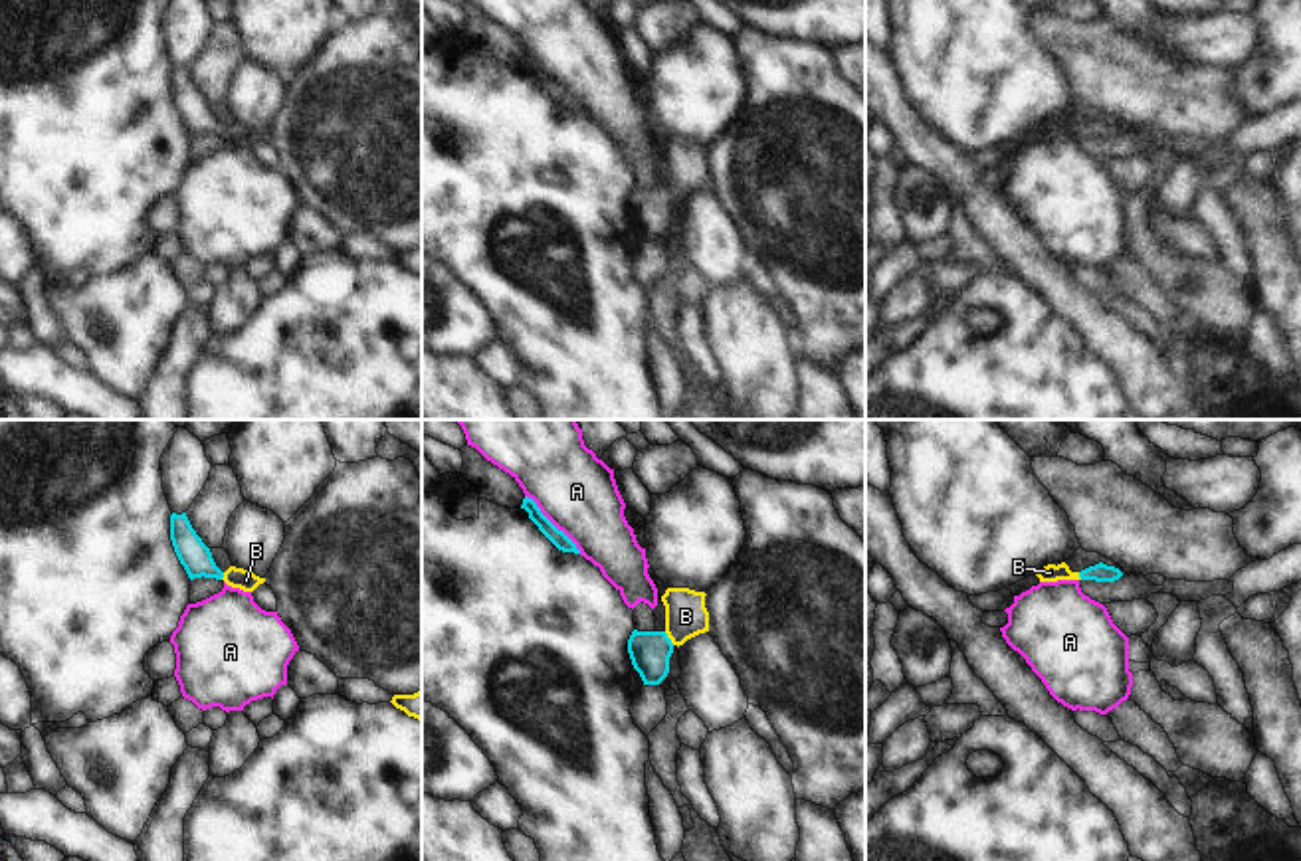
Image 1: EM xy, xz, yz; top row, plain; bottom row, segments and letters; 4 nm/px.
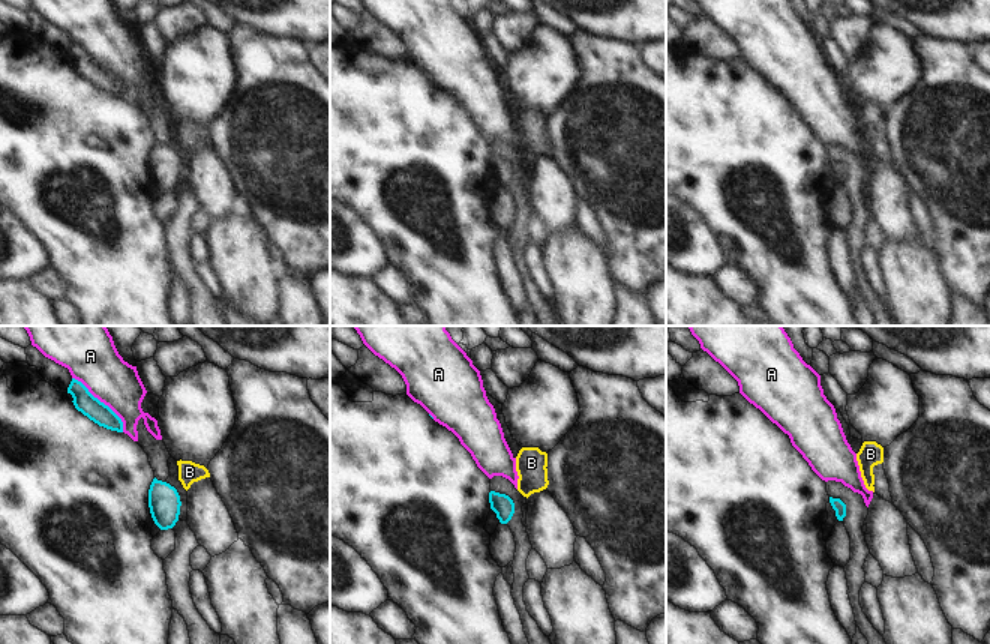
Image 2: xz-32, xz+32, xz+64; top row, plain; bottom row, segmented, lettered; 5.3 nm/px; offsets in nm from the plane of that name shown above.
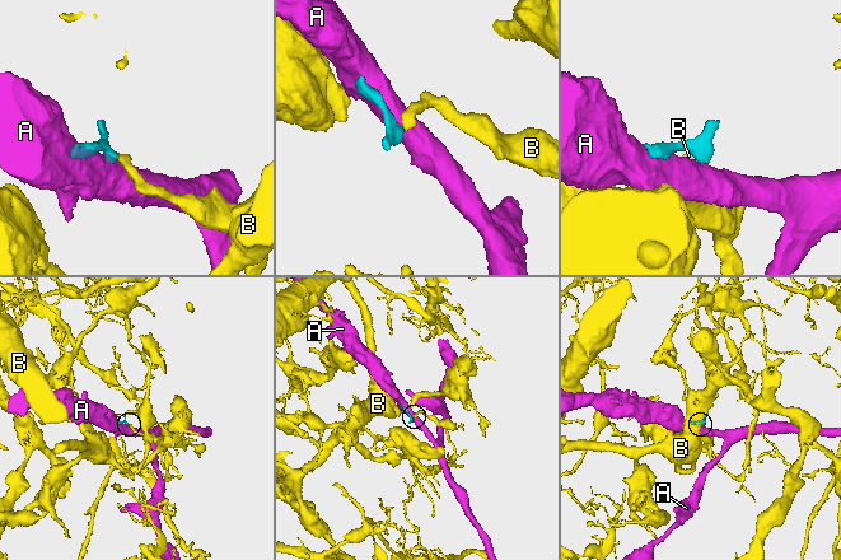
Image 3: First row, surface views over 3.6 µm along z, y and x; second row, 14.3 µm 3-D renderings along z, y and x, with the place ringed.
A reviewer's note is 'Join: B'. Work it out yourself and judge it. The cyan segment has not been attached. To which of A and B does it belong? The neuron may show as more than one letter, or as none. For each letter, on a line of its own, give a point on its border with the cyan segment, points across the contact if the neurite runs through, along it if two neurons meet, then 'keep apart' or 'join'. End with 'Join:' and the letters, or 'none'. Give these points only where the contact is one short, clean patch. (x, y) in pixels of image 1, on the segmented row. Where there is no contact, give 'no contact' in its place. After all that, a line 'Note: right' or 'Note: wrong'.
A: contact xz (551, 523); border xz (525, 495), (581, 553); keep apart
B: contact xz (668, 638); way xz (650, 652), (668, 638), (686, 616); join
Join: B
Note: right

